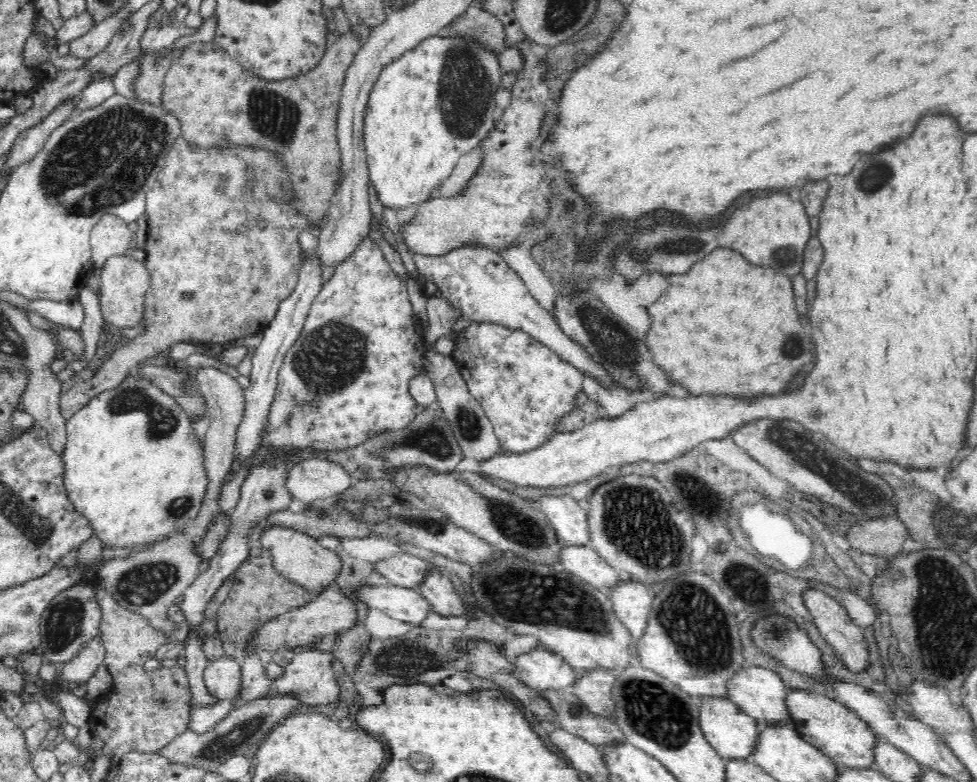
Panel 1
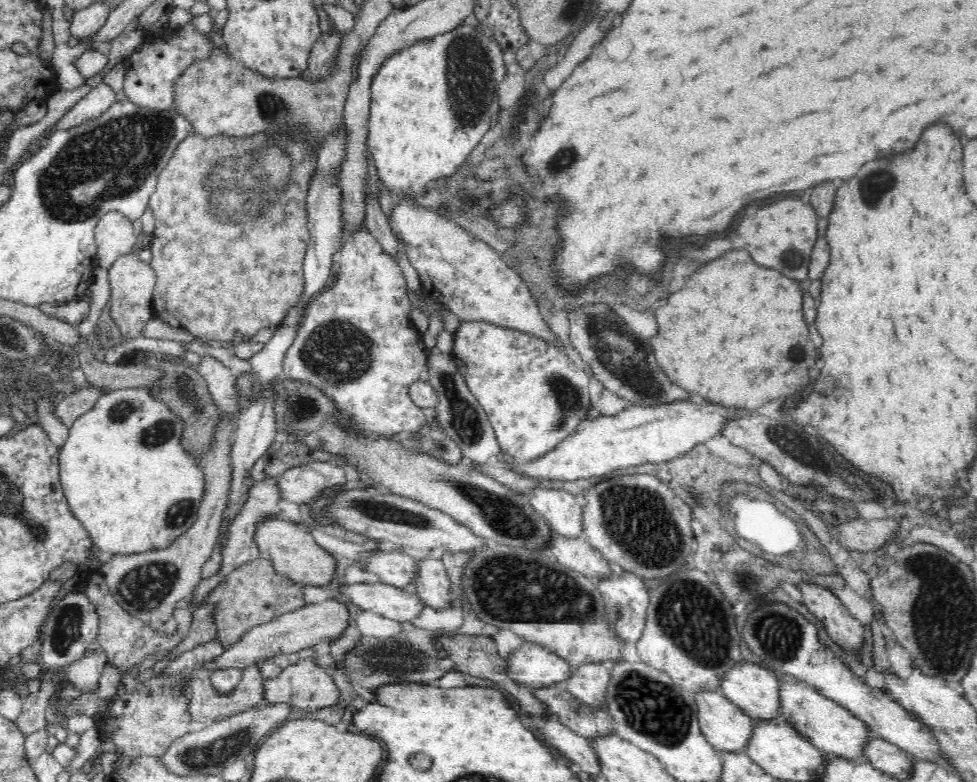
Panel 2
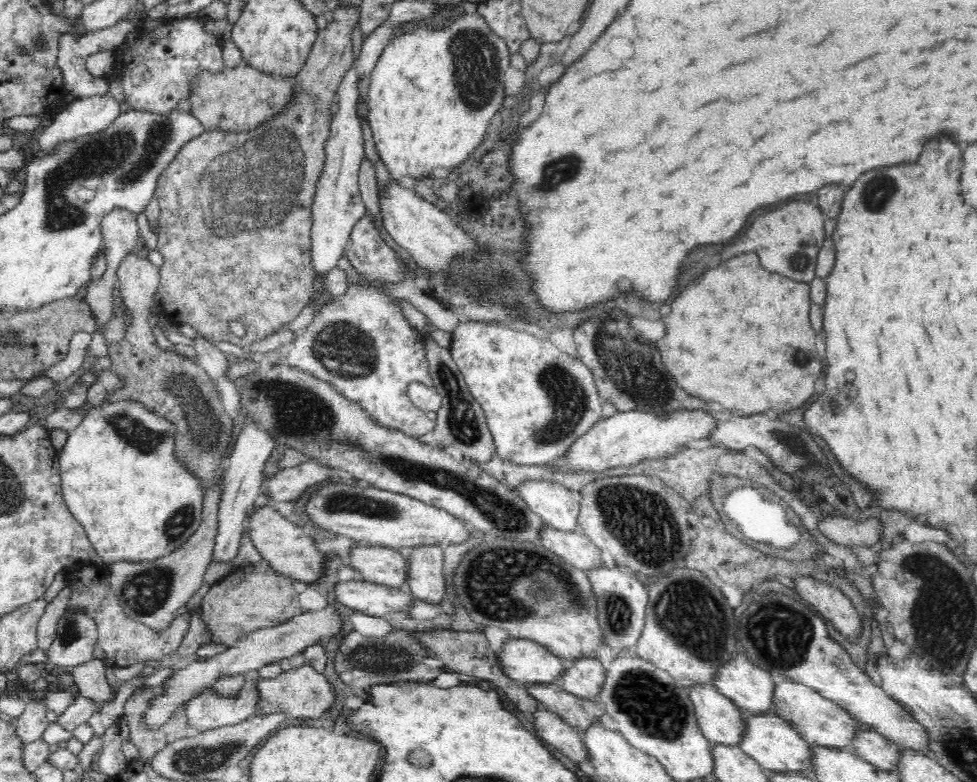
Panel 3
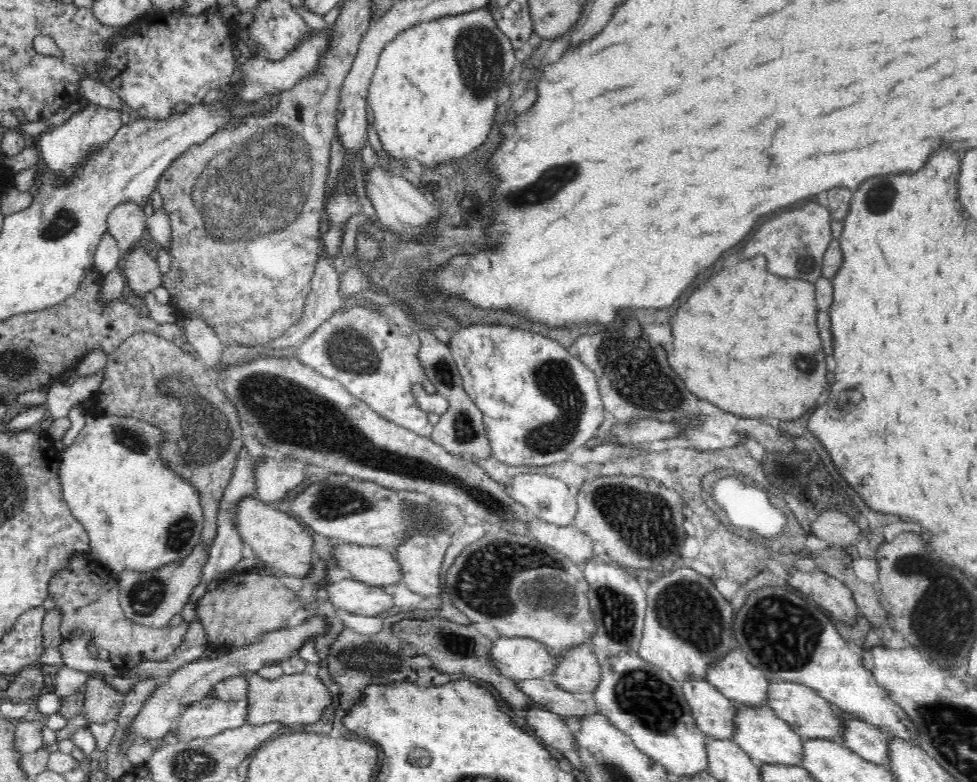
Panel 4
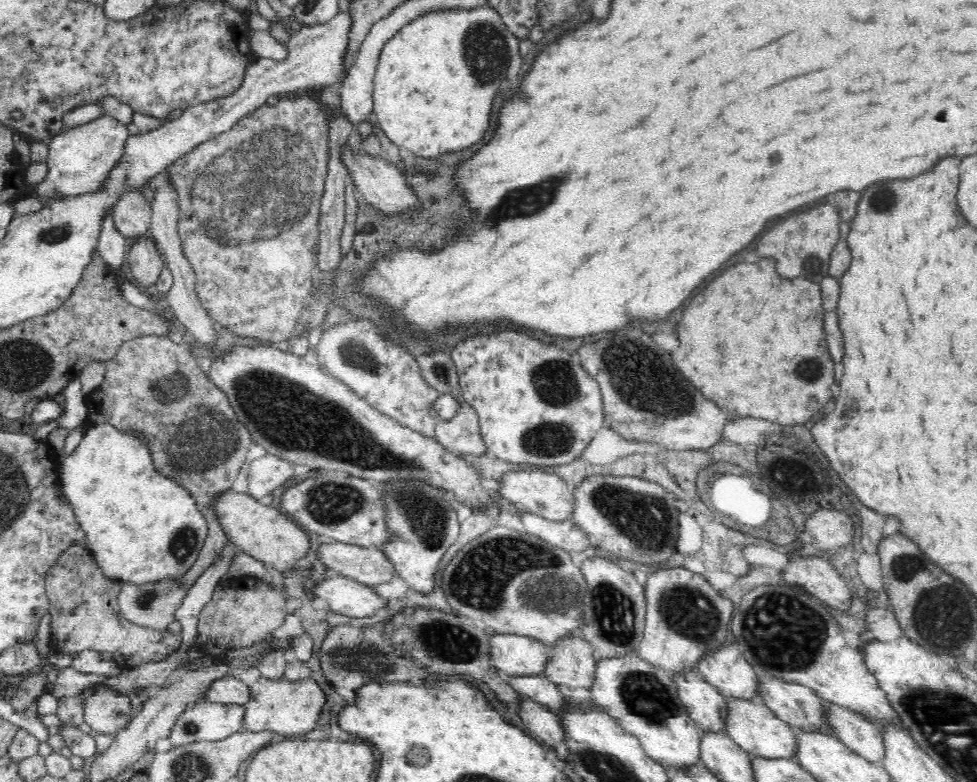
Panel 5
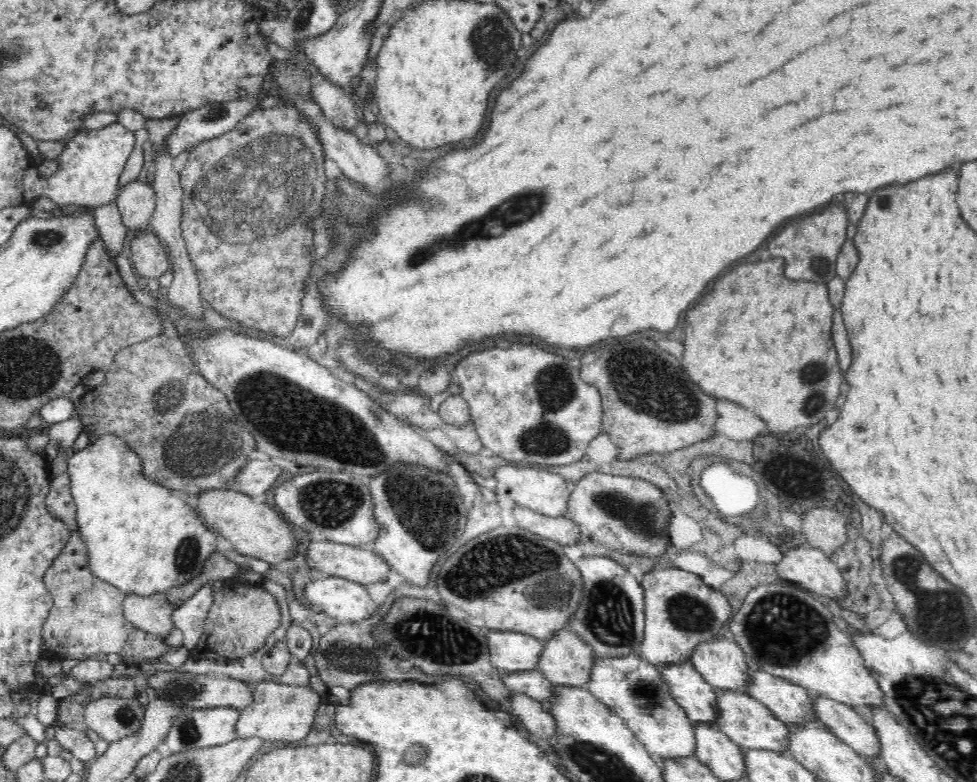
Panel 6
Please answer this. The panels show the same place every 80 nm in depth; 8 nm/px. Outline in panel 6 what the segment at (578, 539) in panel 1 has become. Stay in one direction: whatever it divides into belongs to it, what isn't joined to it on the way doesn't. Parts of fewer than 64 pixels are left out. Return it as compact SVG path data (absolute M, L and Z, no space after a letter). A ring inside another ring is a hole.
M510 464L500 466L495 471L494 478L497 482L497 492L510 496L518 507L530 509L550 518L567 516L568 500L570 500L572 489L571 485L556 469Z

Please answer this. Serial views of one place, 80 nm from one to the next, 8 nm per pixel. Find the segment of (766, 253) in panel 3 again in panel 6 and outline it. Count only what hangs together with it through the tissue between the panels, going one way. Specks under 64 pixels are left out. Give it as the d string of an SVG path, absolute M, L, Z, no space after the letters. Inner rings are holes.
M826 206L814 216L798 216L788 220L788 224L782 226L776 236L766 240L766 252L770 256L784 258L784 274L788 278L804 278L825 285L828 280L836 277L836 255L846 240L847 226L848 215L842 206Z

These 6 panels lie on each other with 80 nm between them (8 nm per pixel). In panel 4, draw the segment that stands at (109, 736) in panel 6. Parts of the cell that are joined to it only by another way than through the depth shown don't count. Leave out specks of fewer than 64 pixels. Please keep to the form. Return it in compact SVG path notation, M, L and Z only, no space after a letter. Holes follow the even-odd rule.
M92 672L81 690L84 694L83 712L89 723L104 724L117 721L125 698L120 691L106 682L105 674Z

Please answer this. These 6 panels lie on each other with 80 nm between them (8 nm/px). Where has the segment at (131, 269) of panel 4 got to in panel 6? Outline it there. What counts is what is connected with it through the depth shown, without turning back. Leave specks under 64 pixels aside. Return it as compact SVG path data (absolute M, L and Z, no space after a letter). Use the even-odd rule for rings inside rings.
M140 231L132 235L130 260L136 276L144 280L154 280L166 271L170 271L164 245L153 232Z

